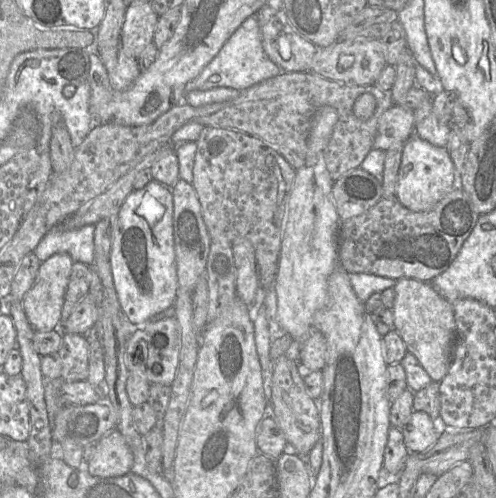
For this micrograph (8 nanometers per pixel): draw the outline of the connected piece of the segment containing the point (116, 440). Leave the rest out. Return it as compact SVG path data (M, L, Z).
M114 429L96 443L88 472L101 478L119 477L131 473L132 465L133 454L122 434Z

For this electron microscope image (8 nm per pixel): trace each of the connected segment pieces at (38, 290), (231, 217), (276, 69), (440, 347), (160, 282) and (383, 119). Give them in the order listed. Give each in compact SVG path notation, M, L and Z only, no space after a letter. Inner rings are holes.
M67 253L54 254L41 262L36 281L22 300L26 317L35 331L60 330L72 265Z
M205 126L196 145L192 185L200 201L202 217L211 241L232 244L237 238L248 239L255 250L260 287L265 289L276 278L286 206L296 170L265 141L241 131Z
M253 14L235 30L201 73L187 84L187 92L217 87L228 87L243 91L279 75L281 72L282 69L271 61L264 51L257 15Z
M402 278L396 280L393 288L393 329L403 339L407 352L417 358L430 378L440 382L448 373L453 358L456 323L452 304L428 282Z
M152 179L144 188L136 190L133 189L132 192L126 197L123 204L117 212L117 221L115 236L112 242L112 247L110 251L110 265L114 280L114 286L117 293L117 298L128 321L134 325L144 325L148 320L150 320L154 315L166 310L167 308L174 306L174 302L177 296L178 288L178 277L176 268L176 257L175 257L175 247L174 247L174 236L173 236L173 194L170 187L167 187L160 182Z
M392 105L378 120L373 148L386 152L393 145L405 144L414 133L414 111L399 105Z

